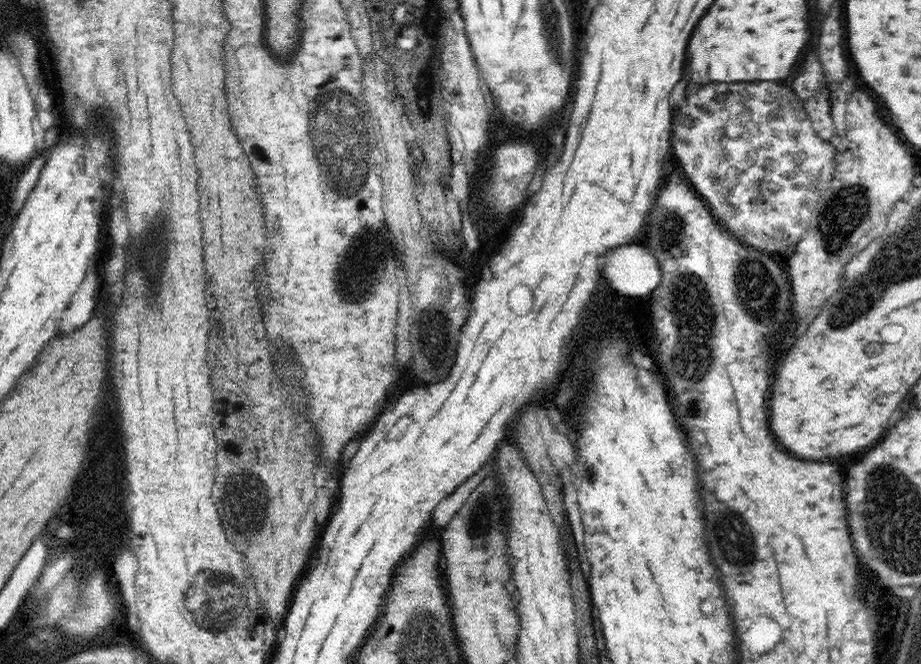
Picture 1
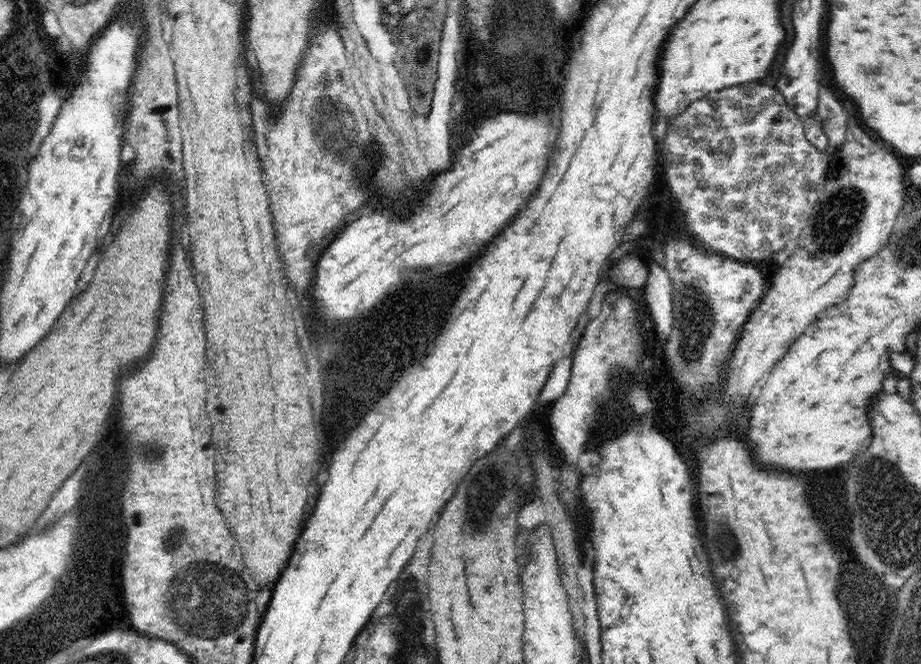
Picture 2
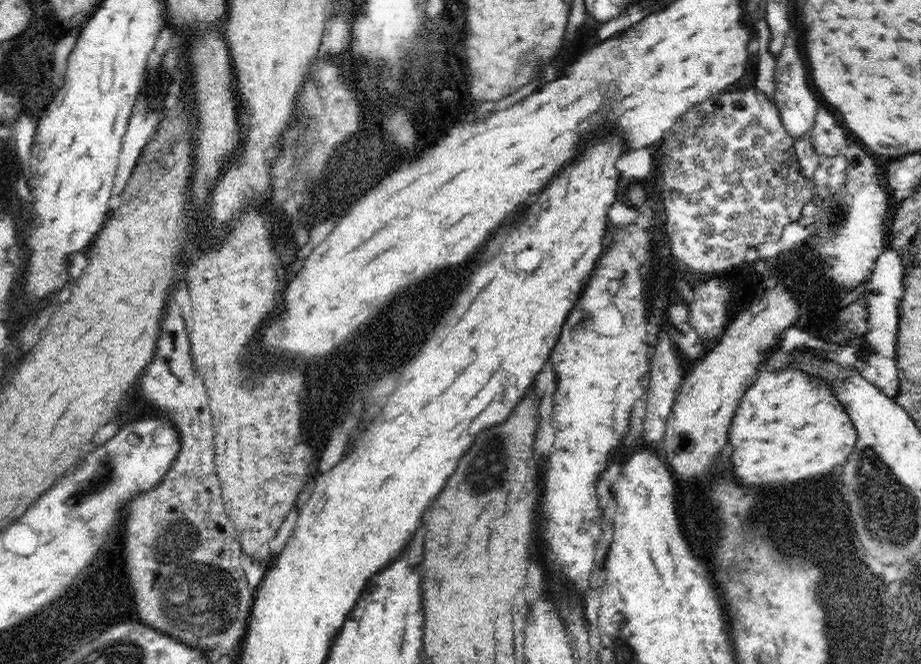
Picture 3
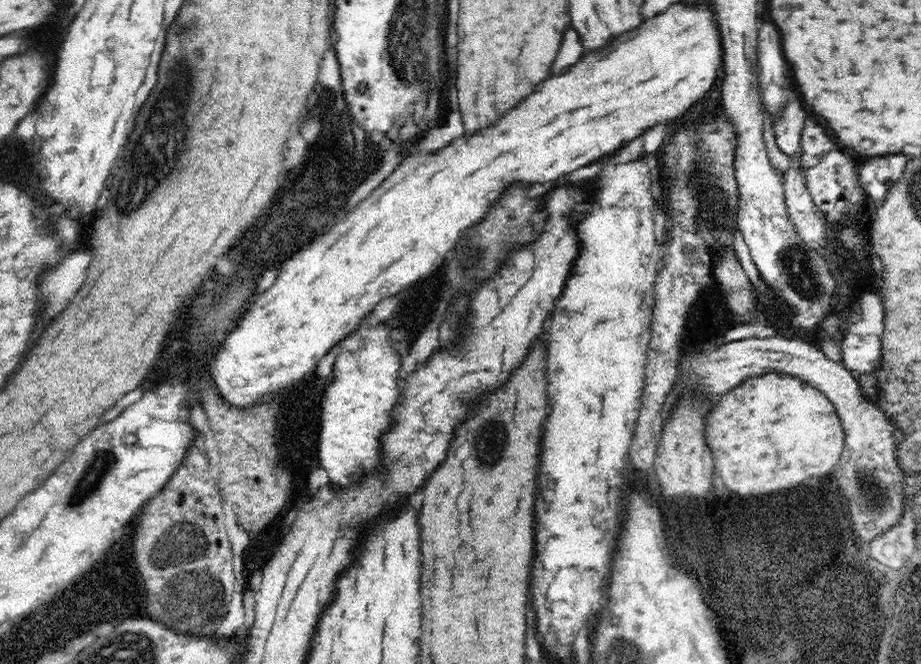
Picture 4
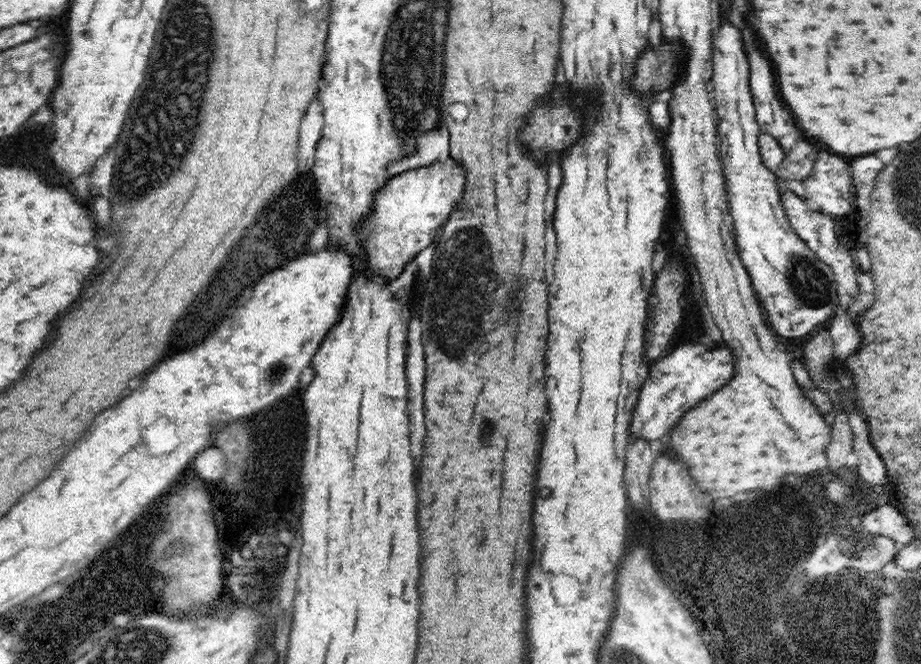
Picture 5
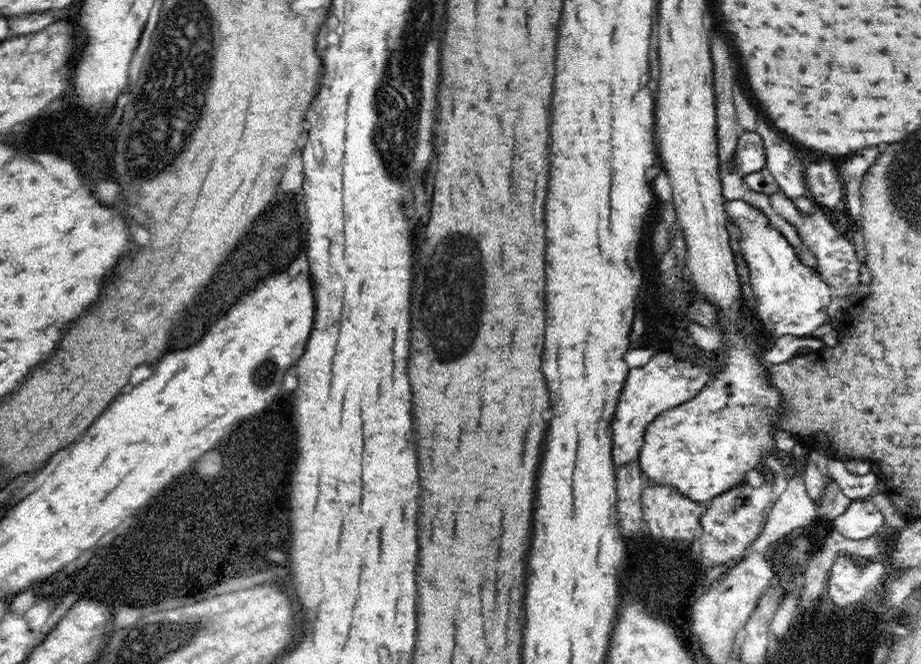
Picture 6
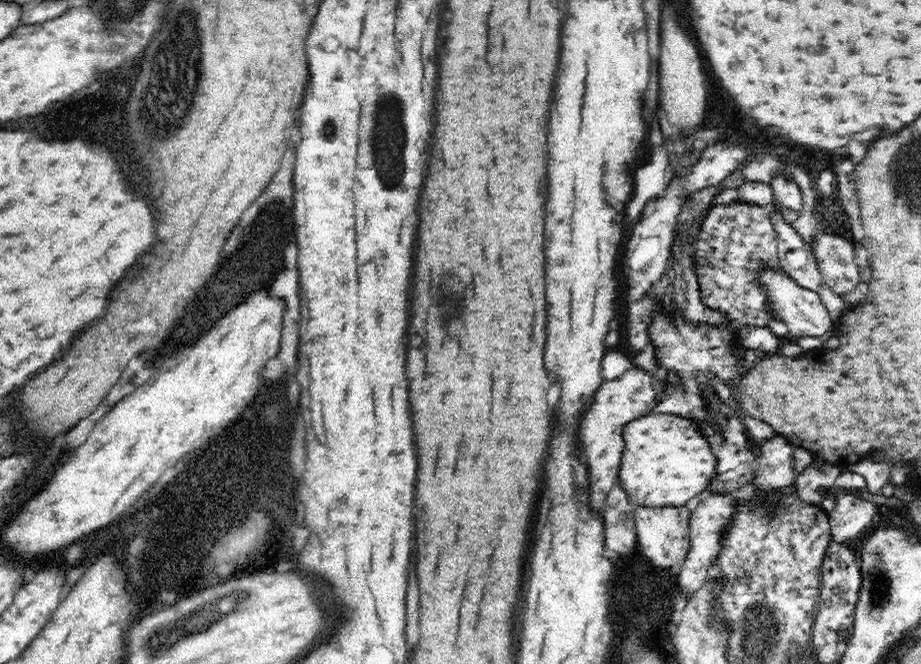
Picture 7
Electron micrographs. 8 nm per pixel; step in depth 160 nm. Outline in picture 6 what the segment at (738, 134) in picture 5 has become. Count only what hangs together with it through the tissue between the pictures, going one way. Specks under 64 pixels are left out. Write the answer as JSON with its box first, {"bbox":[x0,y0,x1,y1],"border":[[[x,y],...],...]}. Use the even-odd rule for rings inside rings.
{"bbox":[726,200,832,339],"border":[[[732,200],[726,204],[726,213],[732,218],[733,224],[737,228],[739,239],[737,246],[740,247],[741,258],[744,259],[745,266],[749,270],[749,286],[752,287],[753,296],[756,297],[756,318],[772,339],[783,334],[792,334],[795,337],[808,338],[812,332],[816,332],[820,326],[828,322],[828,305],[832,300],[831,287],[823,280],[818,269],[811,265],[806,265],[800,257],[794,245],[790,243],[778,228],[770,223],[770,217],[766,212],[753,206],[751,202],[744,200]]]}

